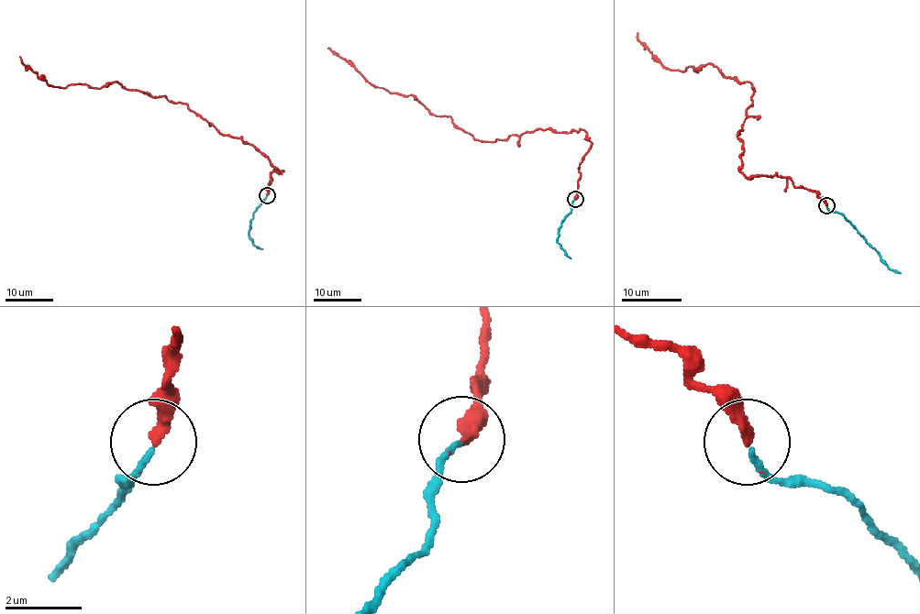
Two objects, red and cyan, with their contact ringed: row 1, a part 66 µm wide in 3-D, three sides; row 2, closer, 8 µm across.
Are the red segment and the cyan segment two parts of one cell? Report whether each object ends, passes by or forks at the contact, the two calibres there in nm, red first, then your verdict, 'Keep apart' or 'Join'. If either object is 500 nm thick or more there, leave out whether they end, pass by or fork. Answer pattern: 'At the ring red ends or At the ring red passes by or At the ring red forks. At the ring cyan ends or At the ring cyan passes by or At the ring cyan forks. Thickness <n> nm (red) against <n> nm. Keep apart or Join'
At the ring red ends. At the ring cyan ends. Thickness 240 nm (red) against 140 nm. Join

